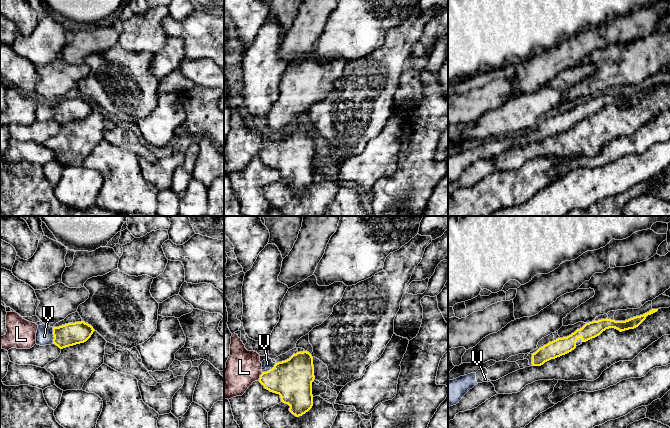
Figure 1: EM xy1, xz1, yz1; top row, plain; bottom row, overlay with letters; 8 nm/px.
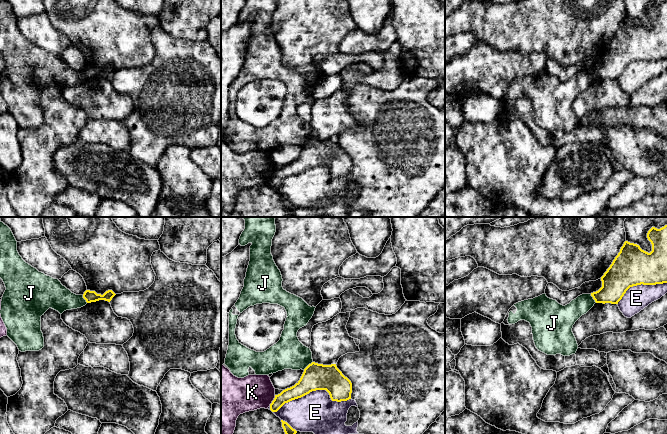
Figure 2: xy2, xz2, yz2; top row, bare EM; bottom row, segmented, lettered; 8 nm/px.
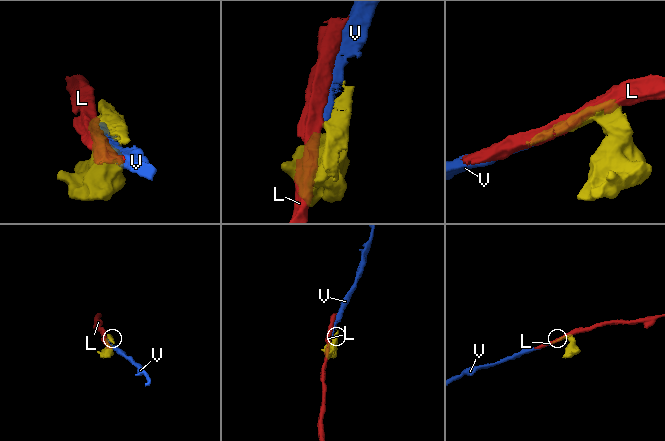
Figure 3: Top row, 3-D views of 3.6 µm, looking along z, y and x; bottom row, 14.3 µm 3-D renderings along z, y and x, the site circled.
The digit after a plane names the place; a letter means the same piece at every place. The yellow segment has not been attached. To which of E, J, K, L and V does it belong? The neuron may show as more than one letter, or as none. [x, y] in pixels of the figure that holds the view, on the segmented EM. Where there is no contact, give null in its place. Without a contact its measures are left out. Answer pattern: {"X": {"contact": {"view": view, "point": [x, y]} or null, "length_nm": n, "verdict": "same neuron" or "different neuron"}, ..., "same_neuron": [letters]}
{"E": {"contact": {"view": "xz2", "point": [313, 390]}, "length_nm": 650, "verdict": "different neuron"}, "J": {"contact": {"view": "xz2", "point": [308, 365]}, "length_nm": 100, "verdict": "different neuron"}, "K": {"contact": {"view": "xz2", "point": [273, 400]}, "length_nm": 100, "verdict": "different neuron"}, "L": {"contact": {"view": "xz1", "point": [260, 376]}, "length_nm": 80, "verdict": "different neuron"}, "V": {"contact": {"view": "xy1", "point": [54, 336]}, "length_nm": 130, "verdict": "same neuron"}, "same_neuron": ["V"]}

